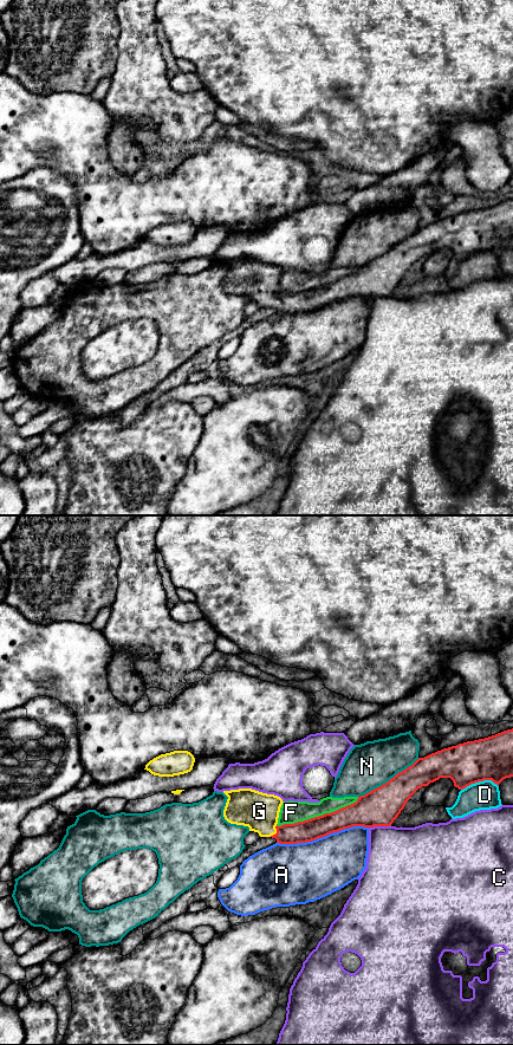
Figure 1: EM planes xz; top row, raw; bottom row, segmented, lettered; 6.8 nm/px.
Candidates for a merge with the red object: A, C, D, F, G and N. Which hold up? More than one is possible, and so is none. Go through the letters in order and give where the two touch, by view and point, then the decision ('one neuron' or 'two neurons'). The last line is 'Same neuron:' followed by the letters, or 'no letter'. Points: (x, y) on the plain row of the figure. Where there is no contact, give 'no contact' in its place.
A: xz (322, 306) | two neurons
C: xz (380, 296) | two neurons
D: xz (479, 251) | two neurons
F: xz (319, 286) | two neurons
G: xz (277, 303) | one neuron
N: xz (389, 251) | two neurons
Same neuron: G

